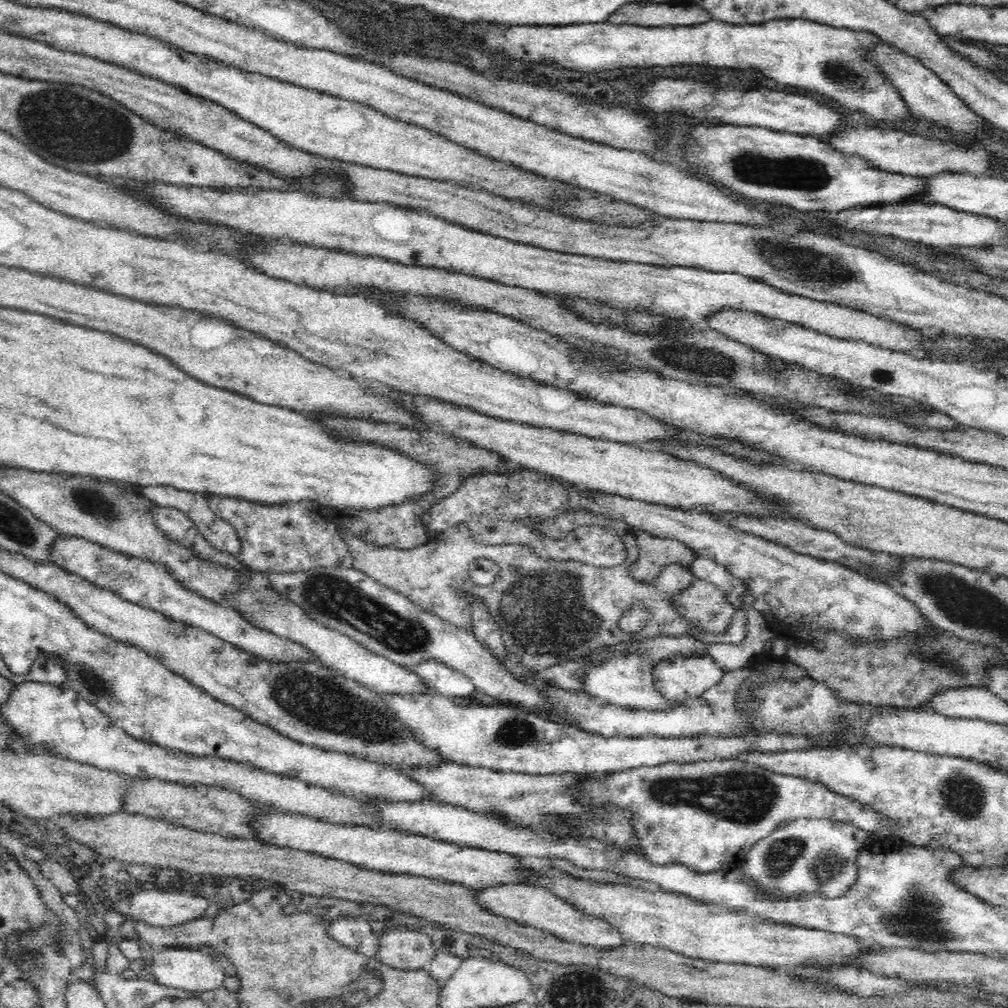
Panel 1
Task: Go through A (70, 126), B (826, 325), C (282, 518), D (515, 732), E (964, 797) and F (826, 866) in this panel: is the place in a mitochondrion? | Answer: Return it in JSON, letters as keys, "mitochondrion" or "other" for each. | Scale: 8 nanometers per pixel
{"A":"mitochondrion","B":"other","C":"other","D":"mitochondrion","E":"mitochondrion","F":"mitochondrion"}

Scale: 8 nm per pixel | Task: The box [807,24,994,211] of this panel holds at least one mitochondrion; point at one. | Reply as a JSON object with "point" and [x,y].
{"point":[844,76]}

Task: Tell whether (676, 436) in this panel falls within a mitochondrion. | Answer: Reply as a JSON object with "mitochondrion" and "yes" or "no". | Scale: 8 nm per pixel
{"mitochondrion":"no"}

